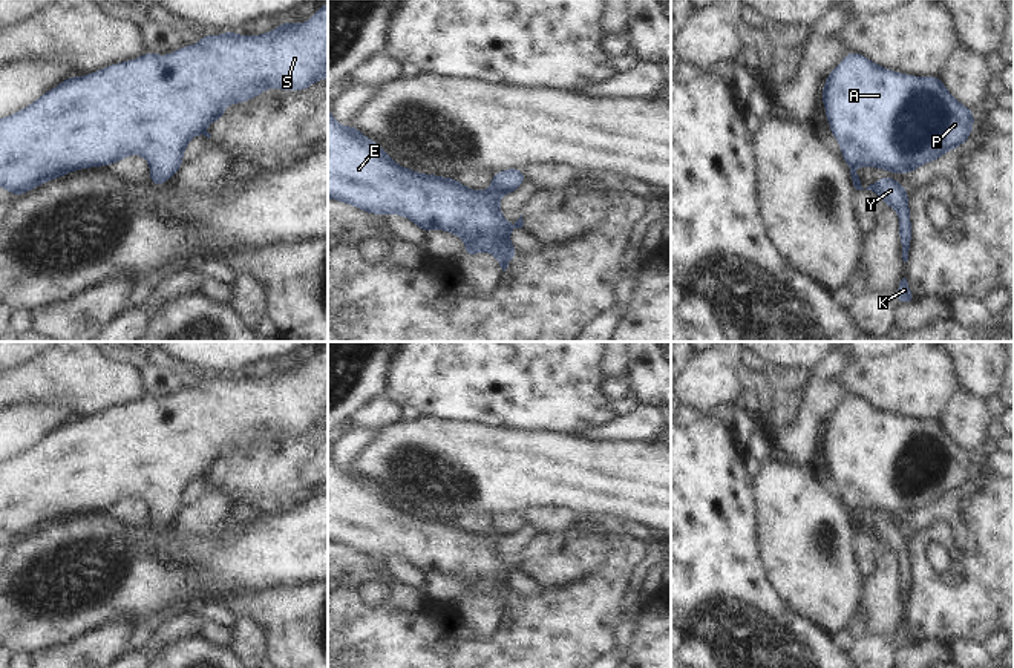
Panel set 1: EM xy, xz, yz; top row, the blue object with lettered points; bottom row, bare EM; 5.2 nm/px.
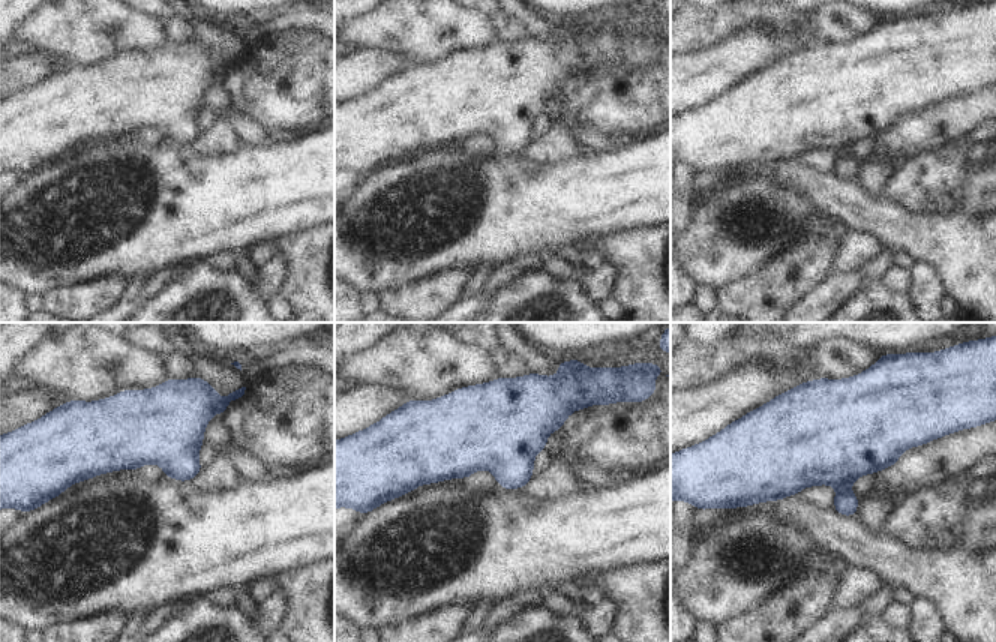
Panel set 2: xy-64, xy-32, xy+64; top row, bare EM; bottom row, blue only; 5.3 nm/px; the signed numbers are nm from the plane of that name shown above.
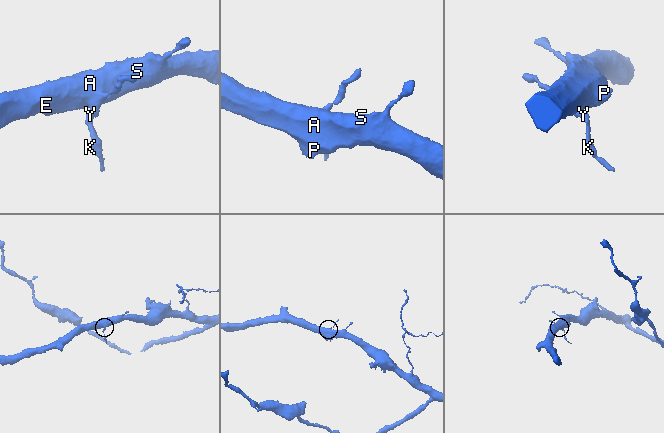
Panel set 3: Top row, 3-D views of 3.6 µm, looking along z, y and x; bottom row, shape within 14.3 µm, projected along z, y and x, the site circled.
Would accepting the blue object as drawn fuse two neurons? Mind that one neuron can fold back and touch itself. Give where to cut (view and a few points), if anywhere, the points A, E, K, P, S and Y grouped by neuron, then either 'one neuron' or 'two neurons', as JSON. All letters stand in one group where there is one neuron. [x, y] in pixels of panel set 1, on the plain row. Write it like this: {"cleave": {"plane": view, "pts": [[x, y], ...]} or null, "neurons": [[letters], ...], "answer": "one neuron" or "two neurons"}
{"cleave": null, "neurons": [["A", "E", "K", "P", "S", "Y"]], "answer": "one neuron"}

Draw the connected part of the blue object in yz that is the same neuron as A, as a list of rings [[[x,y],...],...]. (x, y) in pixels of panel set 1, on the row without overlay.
[[[847,395],[829,417],[821,443],[856,533],[864,533],[856,509],[882,510],[907,518],[963,487],[971,480],[974,466],[973,454],[962,449],[939,420],[904,418],[879,411],[855,395]]]

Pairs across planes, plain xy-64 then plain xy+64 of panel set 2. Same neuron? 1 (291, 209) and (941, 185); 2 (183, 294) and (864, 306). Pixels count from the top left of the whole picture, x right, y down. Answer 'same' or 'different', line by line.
1: different
2: same

